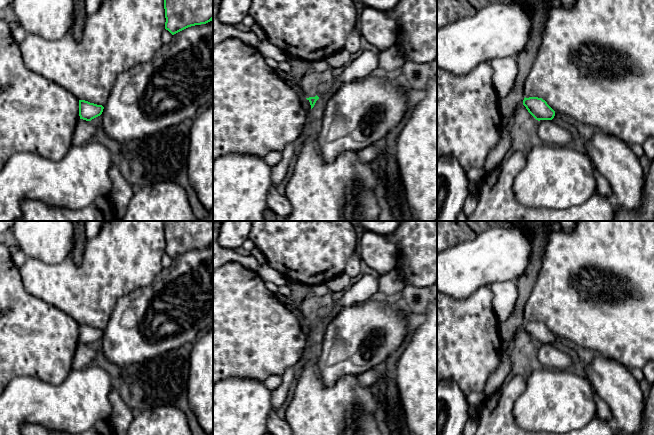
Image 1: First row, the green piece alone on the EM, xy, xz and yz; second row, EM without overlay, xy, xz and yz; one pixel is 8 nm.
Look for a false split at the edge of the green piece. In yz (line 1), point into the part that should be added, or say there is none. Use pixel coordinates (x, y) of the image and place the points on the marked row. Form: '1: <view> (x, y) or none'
1: none

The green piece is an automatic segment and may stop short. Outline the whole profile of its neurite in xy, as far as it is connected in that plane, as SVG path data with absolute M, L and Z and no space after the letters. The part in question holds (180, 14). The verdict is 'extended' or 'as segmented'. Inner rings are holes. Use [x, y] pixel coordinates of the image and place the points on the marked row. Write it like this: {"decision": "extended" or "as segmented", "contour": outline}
{"decision": "as segmented", "contour": "M164 0L165 29L172 35L213 20L213 0Z"}

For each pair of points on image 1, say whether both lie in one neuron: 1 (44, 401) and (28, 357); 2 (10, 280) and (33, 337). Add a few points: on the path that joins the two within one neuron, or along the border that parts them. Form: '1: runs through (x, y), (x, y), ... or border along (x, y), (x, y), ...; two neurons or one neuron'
1: border along (12, 378), (27, 376), (53, 384), (58, 383); two neurons
2: runs through (10, 294), (14, 318), (19, 323); one neuron

